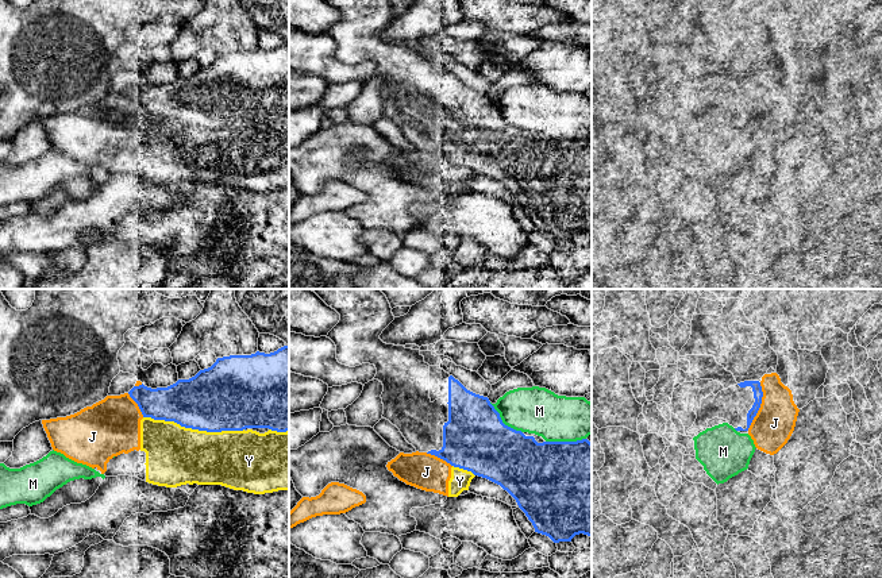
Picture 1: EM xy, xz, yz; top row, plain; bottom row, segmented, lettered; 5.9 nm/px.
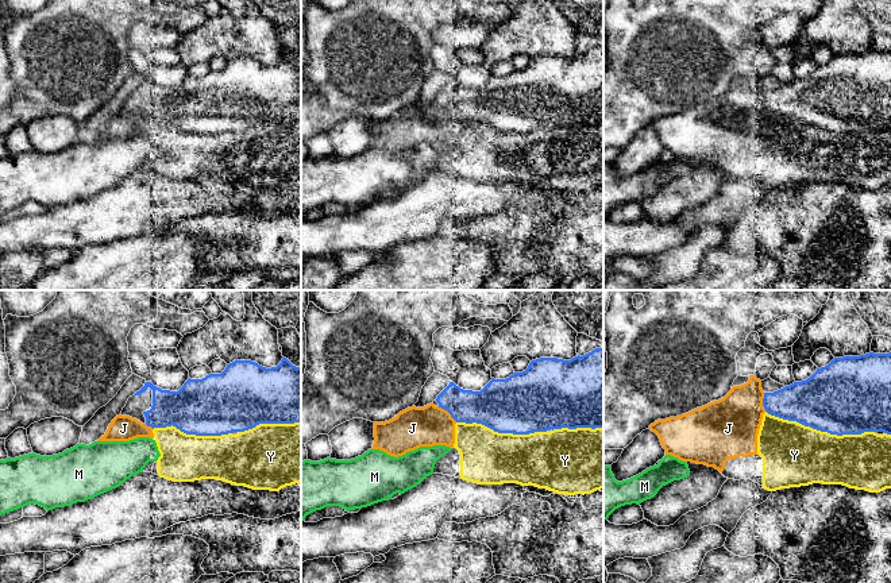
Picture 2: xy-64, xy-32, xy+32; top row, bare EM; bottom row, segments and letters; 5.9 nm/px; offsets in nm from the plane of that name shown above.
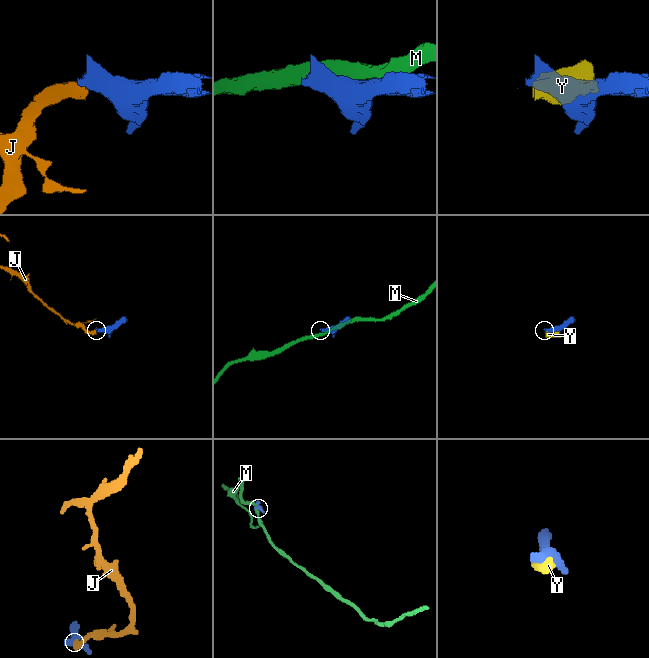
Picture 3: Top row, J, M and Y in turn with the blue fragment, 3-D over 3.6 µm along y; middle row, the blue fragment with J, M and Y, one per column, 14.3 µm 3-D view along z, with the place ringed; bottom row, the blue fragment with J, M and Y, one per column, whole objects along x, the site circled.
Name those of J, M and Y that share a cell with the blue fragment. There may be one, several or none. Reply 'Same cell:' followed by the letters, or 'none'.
Same cell: none

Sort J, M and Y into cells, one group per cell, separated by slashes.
J Y / M

